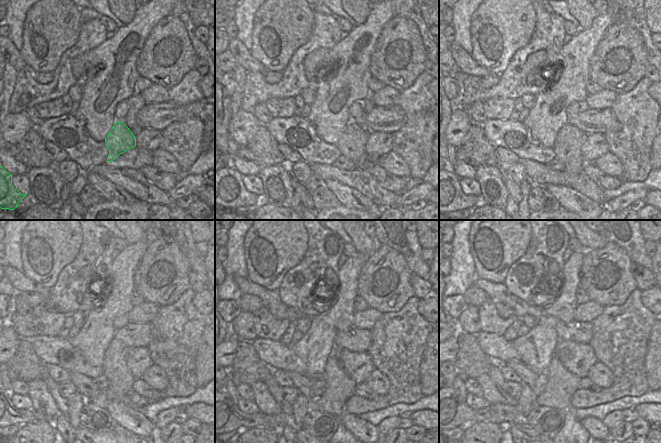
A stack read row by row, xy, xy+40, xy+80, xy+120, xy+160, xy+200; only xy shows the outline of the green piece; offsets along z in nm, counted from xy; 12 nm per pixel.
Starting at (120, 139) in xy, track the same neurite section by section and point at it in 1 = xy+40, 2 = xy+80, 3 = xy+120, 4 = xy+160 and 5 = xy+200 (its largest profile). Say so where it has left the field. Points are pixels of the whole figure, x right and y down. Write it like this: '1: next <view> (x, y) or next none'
1: next xy+40 (346, 142)
2: next xy+80 (569, 157)
3: next xy+120 (120, 381)
4: next xy+160 (340, 382)
5: next xy+200 (561, 385)

